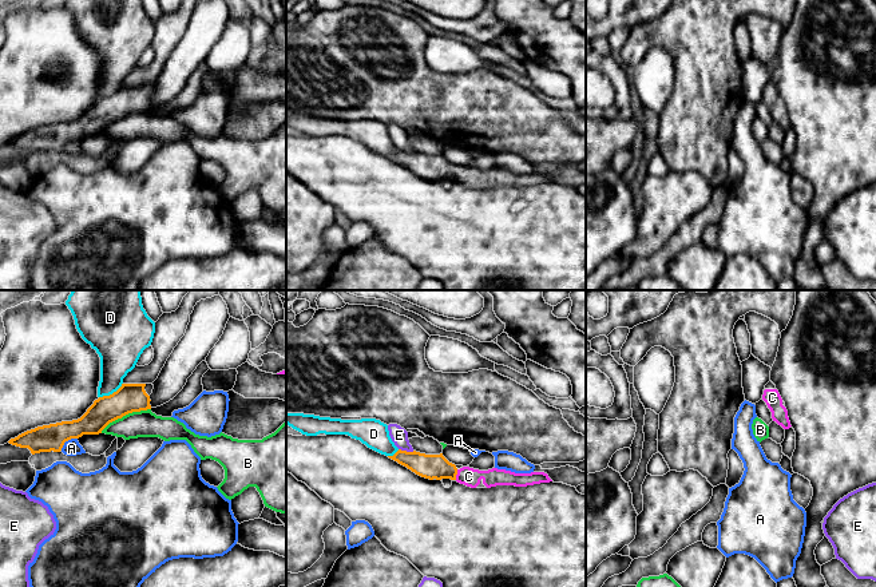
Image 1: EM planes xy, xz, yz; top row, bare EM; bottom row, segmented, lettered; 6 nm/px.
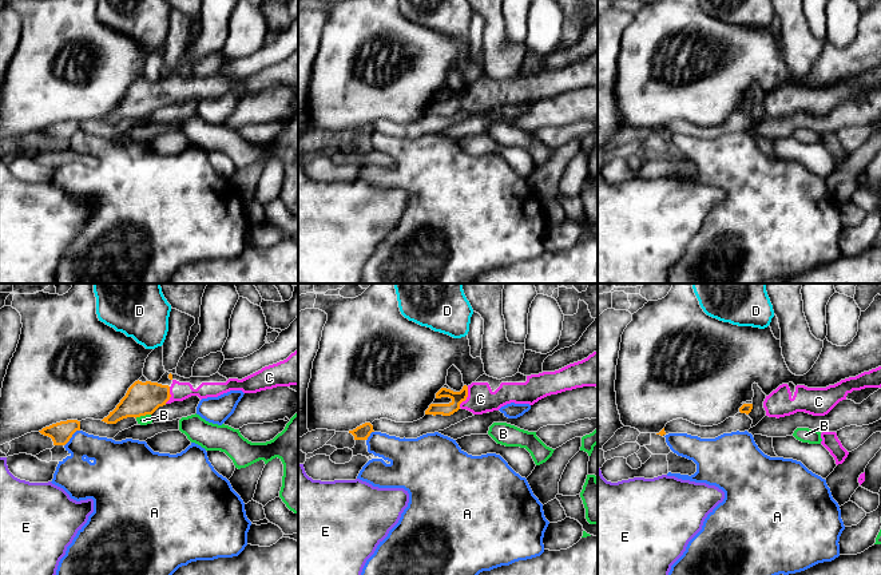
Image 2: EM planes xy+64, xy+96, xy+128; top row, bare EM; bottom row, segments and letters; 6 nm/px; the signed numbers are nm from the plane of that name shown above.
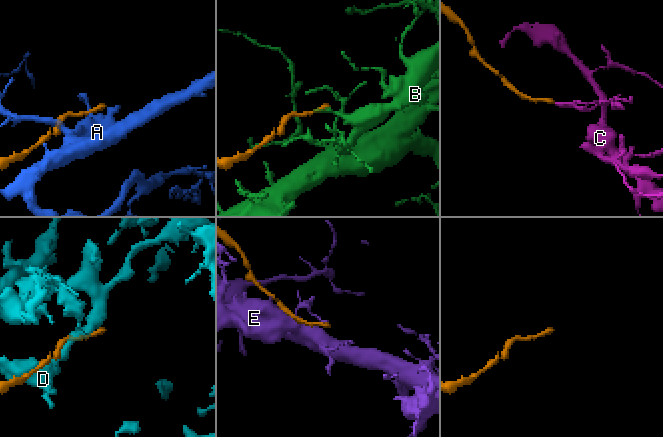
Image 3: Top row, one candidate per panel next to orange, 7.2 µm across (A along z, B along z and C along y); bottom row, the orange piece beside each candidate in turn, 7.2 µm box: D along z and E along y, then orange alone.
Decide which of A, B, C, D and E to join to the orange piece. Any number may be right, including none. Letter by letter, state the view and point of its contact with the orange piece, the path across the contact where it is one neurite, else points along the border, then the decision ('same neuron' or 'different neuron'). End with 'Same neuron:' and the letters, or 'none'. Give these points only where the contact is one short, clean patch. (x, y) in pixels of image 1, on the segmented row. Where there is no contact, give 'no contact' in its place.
A: xy (67, 440) | along xy (76, 437), (68, 439), (60, 449) | different neuron
B: xy (125, 415) | different neuron
C: xz (456, 474) | across xz (431, 467), (439, 467), (456, 474), (468, 476) | same neuron
D: xy (113, 393) | different neuron
E: xz (405, 451) | different neuron
Same neuron: C

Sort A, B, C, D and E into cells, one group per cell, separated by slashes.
A / B / C / D / E

